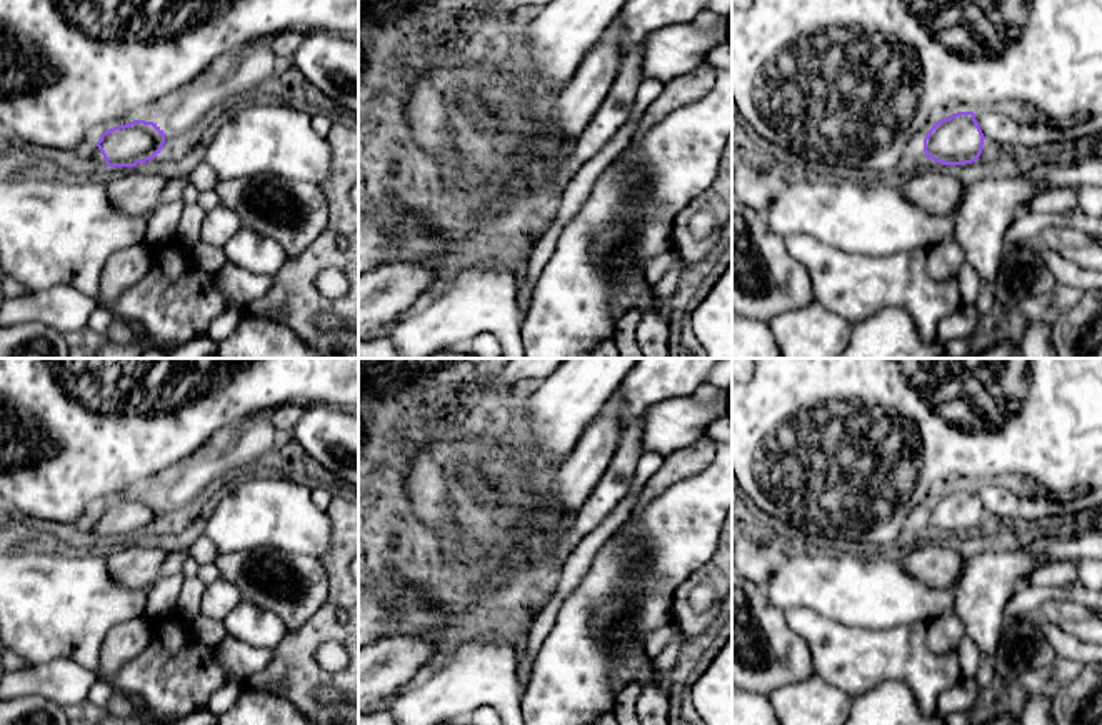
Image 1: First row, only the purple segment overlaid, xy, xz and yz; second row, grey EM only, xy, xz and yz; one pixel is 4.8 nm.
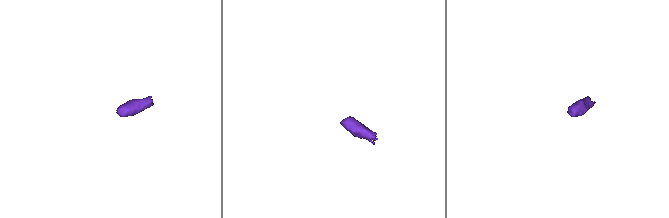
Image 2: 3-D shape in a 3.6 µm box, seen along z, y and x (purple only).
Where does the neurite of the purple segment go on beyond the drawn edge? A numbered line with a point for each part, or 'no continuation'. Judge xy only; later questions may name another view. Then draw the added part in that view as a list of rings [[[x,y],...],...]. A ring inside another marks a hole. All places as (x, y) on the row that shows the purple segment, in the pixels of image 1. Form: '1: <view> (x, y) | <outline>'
1: xy (137, 190) | [[[115,167],[97,173],[115,208],[132,217],[148,217],[162,203],[168,178],[158,168]]]

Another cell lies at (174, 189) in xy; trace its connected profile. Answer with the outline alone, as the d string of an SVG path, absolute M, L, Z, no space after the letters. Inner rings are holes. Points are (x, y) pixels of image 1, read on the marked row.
M188 177L170 178L165 188L162 190L162 203L172 203L175 200L182 200L182 193L188 183L190 183Z

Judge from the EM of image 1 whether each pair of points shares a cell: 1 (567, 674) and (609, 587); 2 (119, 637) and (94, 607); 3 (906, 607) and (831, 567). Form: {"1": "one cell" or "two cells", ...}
{"1": "one cell", "2": "two cells", "3": "one cell"}

